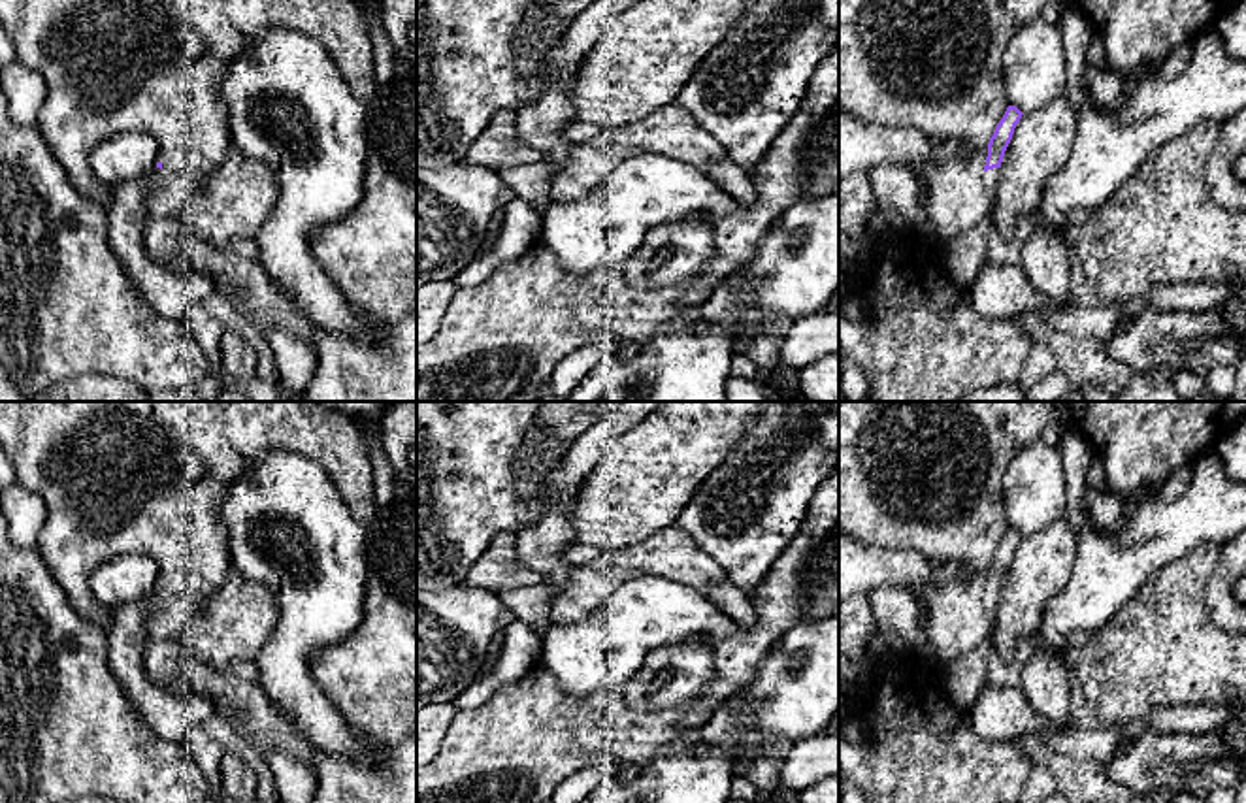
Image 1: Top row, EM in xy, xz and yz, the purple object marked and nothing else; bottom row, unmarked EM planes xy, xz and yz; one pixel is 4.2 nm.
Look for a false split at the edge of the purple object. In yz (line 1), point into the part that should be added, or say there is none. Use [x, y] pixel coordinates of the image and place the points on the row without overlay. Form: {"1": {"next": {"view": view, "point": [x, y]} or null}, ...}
{"1": {"next": {"view": "yz", "point": [992, 598]}}}

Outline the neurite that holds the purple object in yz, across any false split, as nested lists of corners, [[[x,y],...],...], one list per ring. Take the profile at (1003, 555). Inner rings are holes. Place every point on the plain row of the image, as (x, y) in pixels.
[[[1008,528],[1003,541],[995,549],[993,558],[990,560],[988,579],[984,588],[984,603],[992,615],[992,622],[995,622],[1005,573],[1012,562],[1014,550],[1020,545],[1022,537],[1024,535],[1016,528]]]

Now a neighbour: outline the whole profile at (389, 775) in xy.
[[[417,737],[373,745],[369,760],[313,748],[317,790],[311,803],[417,803]]]

